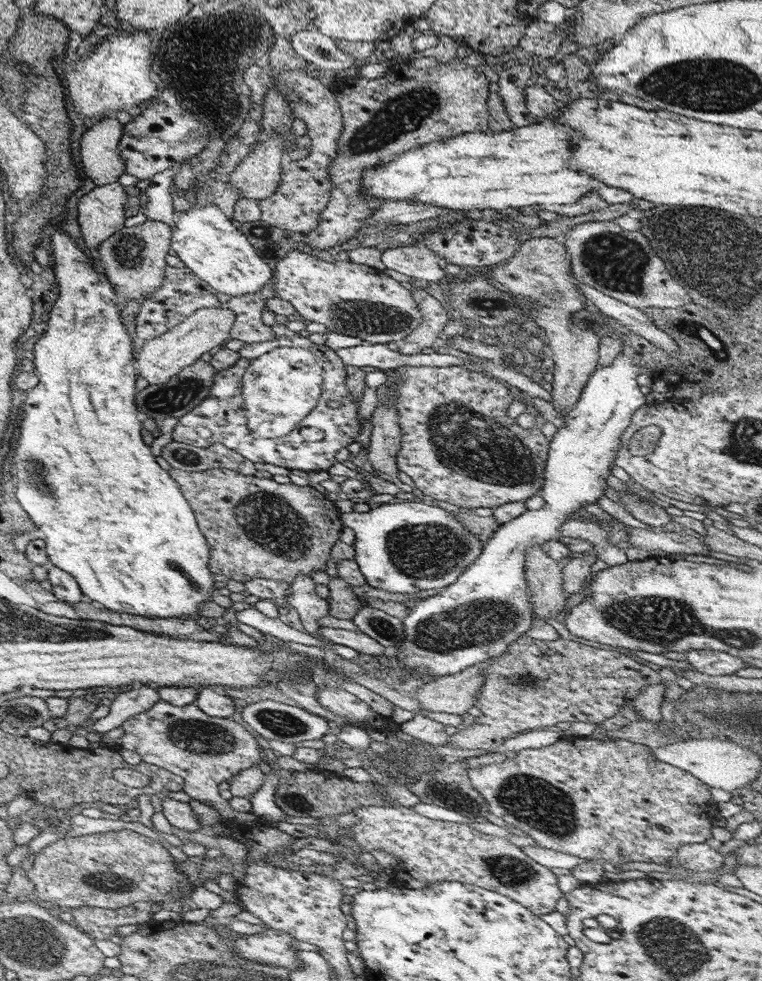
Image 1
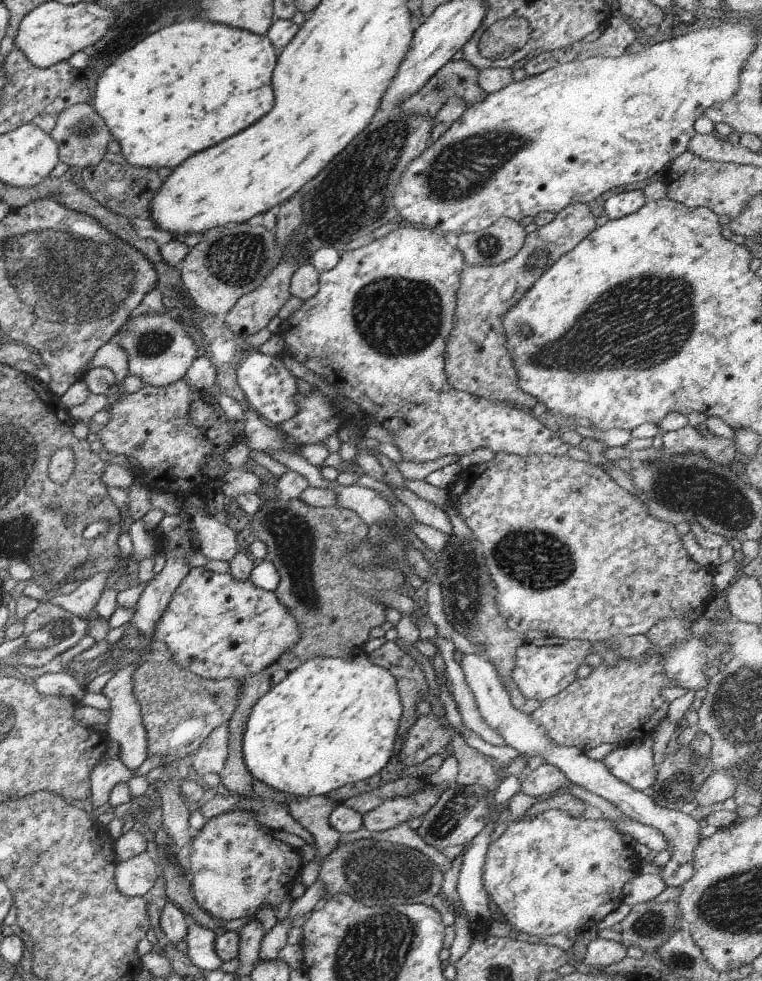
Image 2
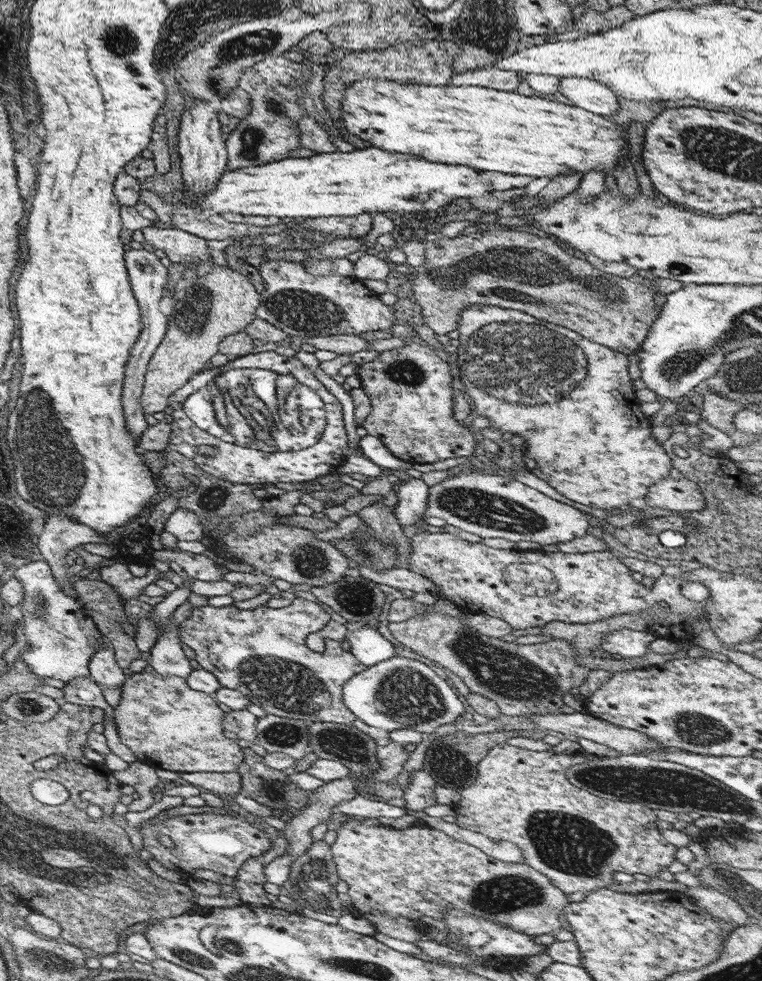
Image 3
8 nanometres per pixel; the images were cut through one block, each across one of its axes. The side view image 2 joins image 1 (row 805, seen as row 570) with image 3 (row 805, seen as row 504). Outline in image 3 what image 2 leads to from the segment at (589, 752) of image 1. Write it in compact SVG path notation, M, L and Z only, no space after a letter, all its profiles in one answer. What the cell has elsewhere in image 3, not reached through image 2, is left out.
M507 743L496 744L495 746L488 748L485 756L476 764L477 775L474 778L473 784L470 784L459 792L459 796L461 796L459 801L451 806L456 814L451 821L455 822L455 824L461 828L466 828L467 830L484 834L491 840L512 842L515 846L519 847L524 858L523 863L534 868L537 872L541 872L541 874L547 877L549 882L551 882L555 888L559 888L559 890L561 890L565 895L574 892L589 894L590 892L593 892L593 890L607 888L609 884L614 882L612 878L614 872L622 872L629 875L642 874L647 877L659 875L659 872L663 871L667 866L669 866L669 864L671 864L671 862L674 861L676 847L667 843L667 841L661 837L659 828L656 825L658 819L655 817L653 810L648 806L637 804L636 802L601 799L598 796L577 788L567 780L565 773L568 766L587 762L594 757L595 756L591 754L585 752L582 753L581 751L567 755L562 753L555 754L553 751L531 751L511 746Z

